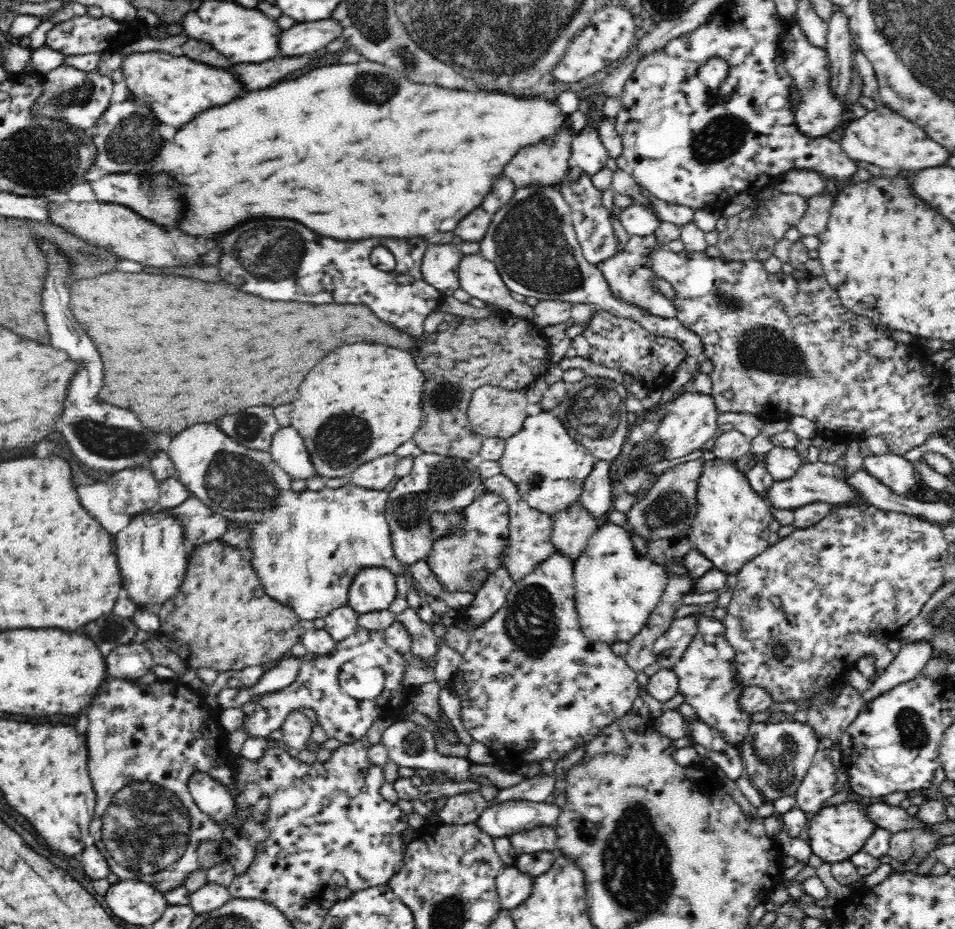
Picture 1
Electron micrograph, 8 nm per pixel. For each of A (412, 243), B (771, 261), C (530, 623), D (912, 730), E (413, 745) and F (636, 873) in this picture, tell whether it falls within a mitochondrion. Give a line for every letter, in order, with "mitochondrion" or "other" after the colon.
A: other
B: other
C: mitochondrion
D: mitochondrion
E: mitochondrion
F: mitochondrion

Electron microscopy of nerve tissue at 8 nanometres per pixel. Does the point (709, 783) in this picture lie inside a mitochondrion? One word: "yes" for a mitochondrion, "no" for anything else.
no

